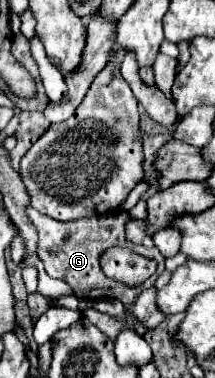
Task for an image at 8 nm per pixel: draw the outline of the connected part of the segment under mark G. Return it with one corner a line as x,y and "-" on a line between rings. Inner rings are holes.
27,205
27,217
29,221
35,225
37,233
39,233
39,241
37,241
37,257
43,261
45,265
45,271
49,273
49,277
55,277
55,279
63,279
67,281
73,291
85,299
103,299
103,297
113,297
113,299
119,299
123,305
129,305
133,303
139,293
143,289
148,289
154,286
155,281
159,275
165,269
165,257
159,255
159,251
153,247
153,249
145,249
141,245
133,245
125,239
125,223
127,223
127,213
119,213
119,215
103,215
103,217
89,217
89,219
79,219
79,221
67,221
67,223
61,223
61,221
55,221
47,215
41,215
39,211
35,211
31,205
-
65,235
71,235
67,241
65,241
-
109,247
133,247
135,253
143,255
143,257
151,257
157,261
157,271
153,275
143,281
141,285
137,287
129,287
125,283
119,283
119,281
111,281
101,265
99,265
99,257
101,253
105,253

